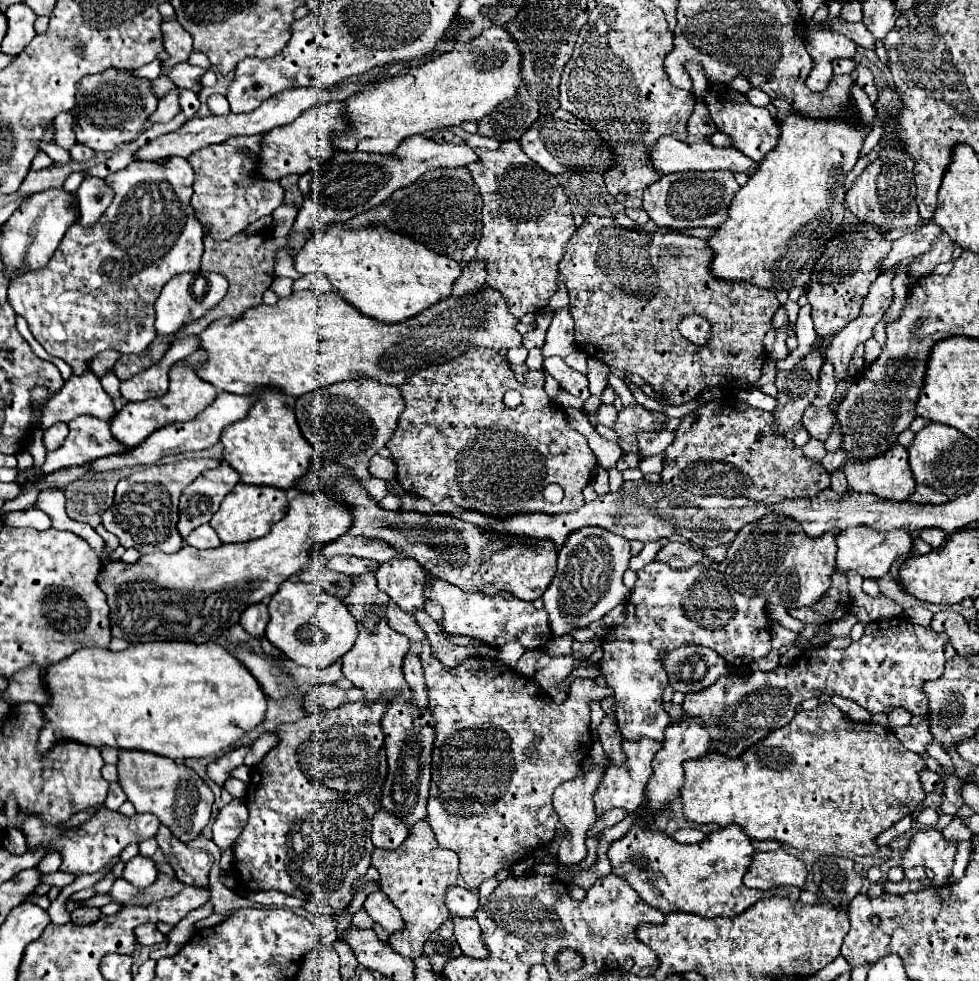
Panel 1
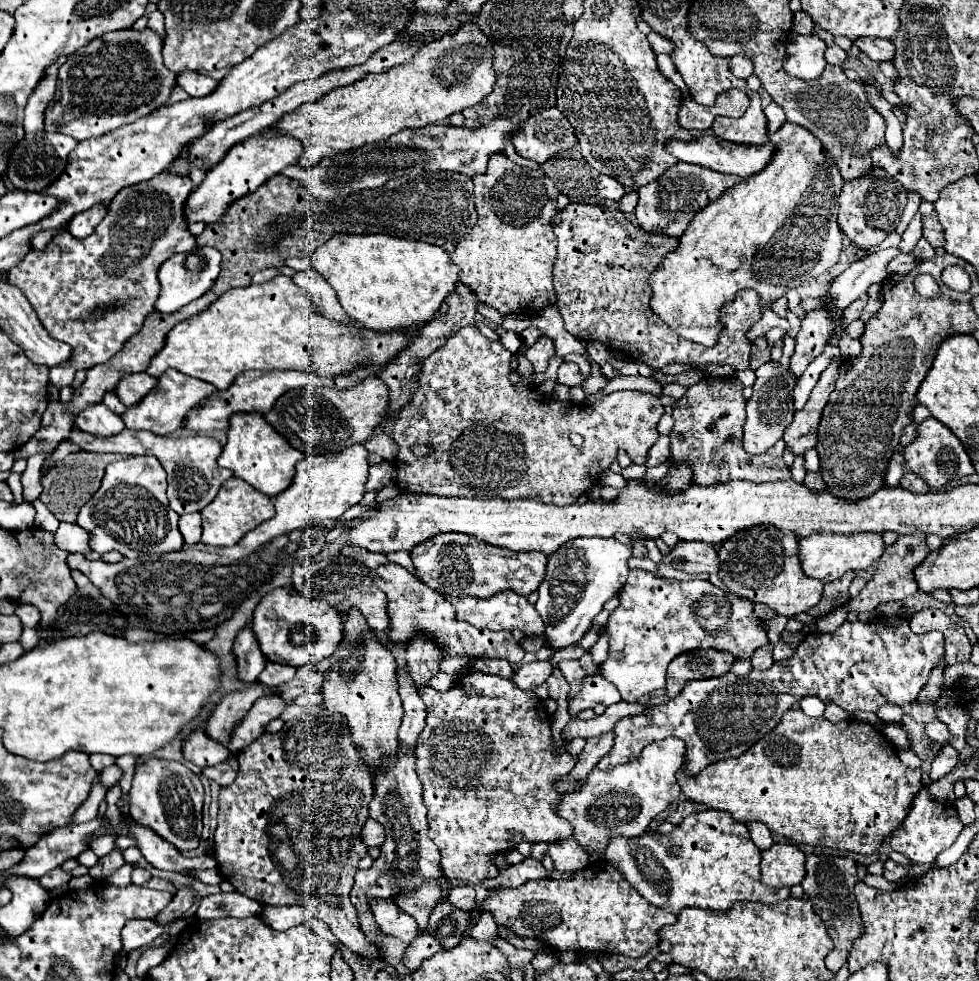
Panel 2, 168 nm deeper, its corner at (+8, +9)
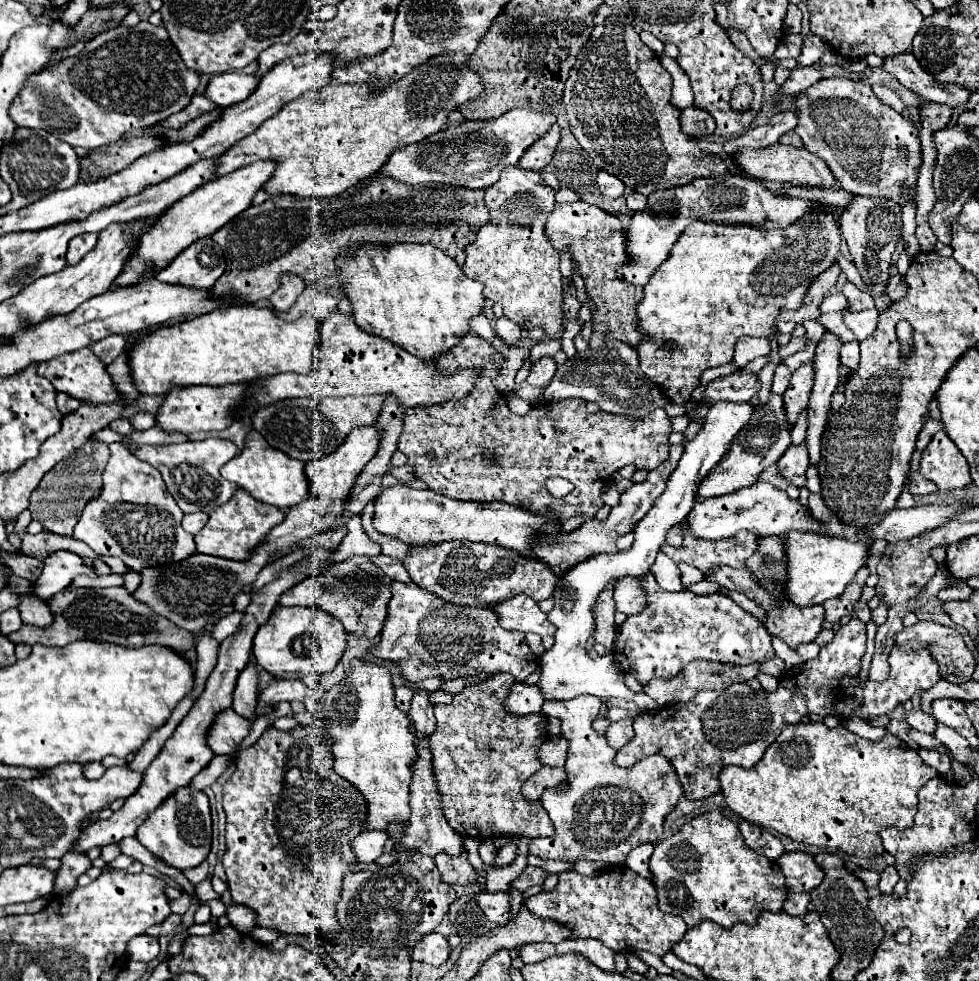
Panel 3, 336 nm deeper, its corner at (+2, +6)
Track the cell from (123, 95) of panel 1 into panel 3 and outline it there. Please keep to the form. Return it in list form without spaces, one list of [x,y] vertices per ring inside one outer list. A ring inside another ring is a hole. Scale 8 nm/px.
[[[140,21],[136,27],[120,25],[100,33],[82,53],[30,77],[14,99],[10,117],[18,127],[44,129],[72,147],[98,149],[118,141],[124,131],[150,127],[182,111],[198,83],[200,75],[184,67],[166,29]]]

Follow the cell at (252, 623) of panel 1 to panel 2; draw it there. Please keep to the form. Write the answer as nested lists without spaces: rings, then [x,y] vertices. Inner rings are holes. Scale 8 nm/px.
[[[244,628],[238,632],[236,642],[232,646],[232,652],[236,658],[238,680],[256,682],[258,674],[266,666],[266,658],[262,658],[262,652],[258,650],[258,642],[256,642],[254,632],[250,628]]]

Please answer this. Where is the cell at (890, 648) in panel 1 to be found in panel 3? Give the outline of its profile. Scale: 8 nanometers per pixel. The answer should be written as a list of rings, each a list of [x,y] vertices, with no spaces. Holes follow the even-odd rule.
[[[852,617],[850,623],[836,631],[830,643],[822,645],[818,657],[806,661],[800,669],[786,671],[778,679],[776,691],[756,691],[750,685],[730,685],[728,689],[720,689],[720,693],[704,689],[686,703],[662,707],[656,713],[640,713],[634,719],[634,739],[616,753],[614,763],[630,767],[648,755],[662,753],[672,761],[680,783],[684,785],[684,795],[688,799],[704,799],[720,791],[718,773],[726,765],[744,769],[754,767],[786,725],[798,723],[810,713],[818,713],[820,717],[832,715],[838,719],[872,719],[882,713],[892,713],[892,709],[912,699],[914,693],[928,691],[942,679],[930,649],[904,653],[904,649],[892,645],[888,655],[888,679],[882,683],[872,679],[862,681],[860,667],[864,651],[866,625]]]

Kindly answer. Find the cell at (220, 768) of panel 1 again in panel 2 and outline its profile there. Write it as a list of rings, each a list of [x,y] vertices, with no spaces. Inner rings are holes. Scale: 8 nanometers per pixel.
[[[254,684],[254,686],[248,686],[244,690],[226,694],[220,700],[220,704],[214,708],[212,716],[210,716],[210,722],[208,722],[210,736],[214,740],[224,742],[224,746],[226,746],[226,738],[230,738],[232,726],[236,726],[246,716],[246,712],[250,710],[250,706],[260,696],[266,696],[266,694],[276,694],[276,690],[260,686],[260,684]]]

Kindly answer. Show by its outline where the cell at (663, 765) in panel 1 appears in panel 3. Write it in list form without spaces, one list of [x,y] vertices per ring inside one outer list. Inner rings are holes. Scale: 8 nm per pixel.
[[[580,695],[570,701],[544,701],[542,705],[542,713],[546,717],[558,717],[562,721],[562,735],[570,743],[564,765],[570,789],[566,793],[546,789],[540,797],[556,827],[552,837],[530,841],[530,853],[540,859],[592,859],[608,865],[622,865],[636,845],[648,841],[654,843],[662,837],[664,817],[684,795],[676,771],[666,757],[652,755],[628,769],[612,763],[617,751],[606,745],[606,737],[596,735],[592,729],[592,721],[596,719],[600,707],[602,701],[592,695]]]

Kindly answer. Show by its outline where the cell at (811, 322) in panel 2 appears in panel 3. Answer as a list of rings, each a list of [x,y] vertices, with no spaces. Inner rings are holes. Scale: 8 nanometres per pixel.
[[[812,361],[800,365],[790,379],[788,389],[784,391],[784,405],[788,423],[794,425],[798,413],[808,405],[808,397],[812,391]]]

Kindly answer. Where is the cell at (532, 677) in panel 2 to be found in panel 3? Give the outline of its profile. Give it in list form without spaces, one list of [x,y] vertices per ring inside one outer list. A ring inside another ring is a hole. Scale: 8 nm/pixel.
[[[516,681],[506,699],[506,711],[514,715],[538,713],[542,703],[544,703],[544,697],[540,697],[540,689],[536,689],[536,685]]]

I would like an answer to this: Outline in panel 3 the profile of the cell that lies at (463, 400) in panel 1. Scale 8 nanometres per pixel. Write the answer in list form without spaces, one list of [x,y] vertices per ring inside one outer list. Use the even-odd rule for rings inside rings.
[[[468,333],[468,337],[464,337],[464,341],[456,345],[456,349],[448,349],[444,357],[438,357],[436,369],[440,369],[440,373],[444,375],[458,373],[460,369],[476,369],[476,373],[480,373],[476,387],[462,401],[446,401],[440,405],[406,409],[398,449],[408,457],[408,465],[414,469],[414,477],[426,483],[428,489],[462,501],[502,501],[548,517],[560,515],[562,519],[570,519],[574,515],[586,515],[586,519],[590,519],[604,505],[600,491],[616,471],[626,465],[650,471],[668,459],[668,435],[672,433],[672,427],[670,417],[664,409],[654,409],[644,419],[634,419],[606,411],[588,413],[586,401],[566,399],[558,403],[542,403],[540,407],[534,405],[528,415],[516,415],[508,409],[502,393],[494,387],[494,381],[496,377],[500,377],[504,363],[506,357],[498,353],[490,341],[478,337],[476,333]],[[428,451],[434,451],[436,457],[428,459]],[[550,477],[568,479],[574,485],[572,493],[562,499],[552,497],[546,489],[546,479]]]

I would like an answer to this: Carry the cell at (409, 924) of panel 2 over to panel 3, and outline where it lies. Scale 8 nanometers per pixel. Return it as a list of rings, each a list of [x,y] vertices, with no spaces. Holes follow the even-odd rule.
[[[428,933],[428,937],[420,937],[420,945],[412,949],[414,961],[424,961],[430,965],[442,965],[450,955],[450,947],[444,935],[440,933]]]

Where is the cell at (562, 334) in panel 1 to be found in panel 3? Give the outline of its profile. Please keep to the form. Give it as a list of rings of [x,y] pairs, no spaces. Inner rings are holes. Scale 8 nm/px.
[[[542,357],[542,359],[534,361],[530,375],[528,375],[528,383],[530,385],[548,385],[550,379],[554,377],[554,373],[556,373],[556,367],[558,365],[552,357]]]

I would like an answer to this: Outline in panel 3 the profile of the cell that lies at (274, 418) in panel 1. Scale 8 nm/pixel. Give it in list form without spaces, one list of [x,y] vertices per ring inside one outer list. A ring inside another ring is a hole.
[[[256,431],[248,433],[240,455],[236,455],[236,459],[228,461],[220,469],[220,473],[228,481],[234,481],[238,487],[246,489],[254,499],[274,505],[278,509],[290,509],[292,505],[298,505],[312,495],[308,475],[304,473],[304,463],[288,457],[286,453],[280,453],[278,449],[272,449],[268,445],[268,441],[264,441],[264,437],[260,437],[260,433],[256,433]]]

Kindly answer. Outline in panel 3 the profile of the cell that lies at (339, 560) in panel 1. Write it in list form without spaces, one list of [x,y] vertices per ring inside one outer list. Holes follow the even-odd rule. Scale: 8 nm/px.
[[[376,555],[376,557],[370,557],[374,561],[374,565],[378,569],[382,569],[390,579],[396,579],[396,581],[404,581],[408,583],[410,581],[410,575],[408,571],[404,569],[404,565],[392,557],[386,557],[386,555]]]

